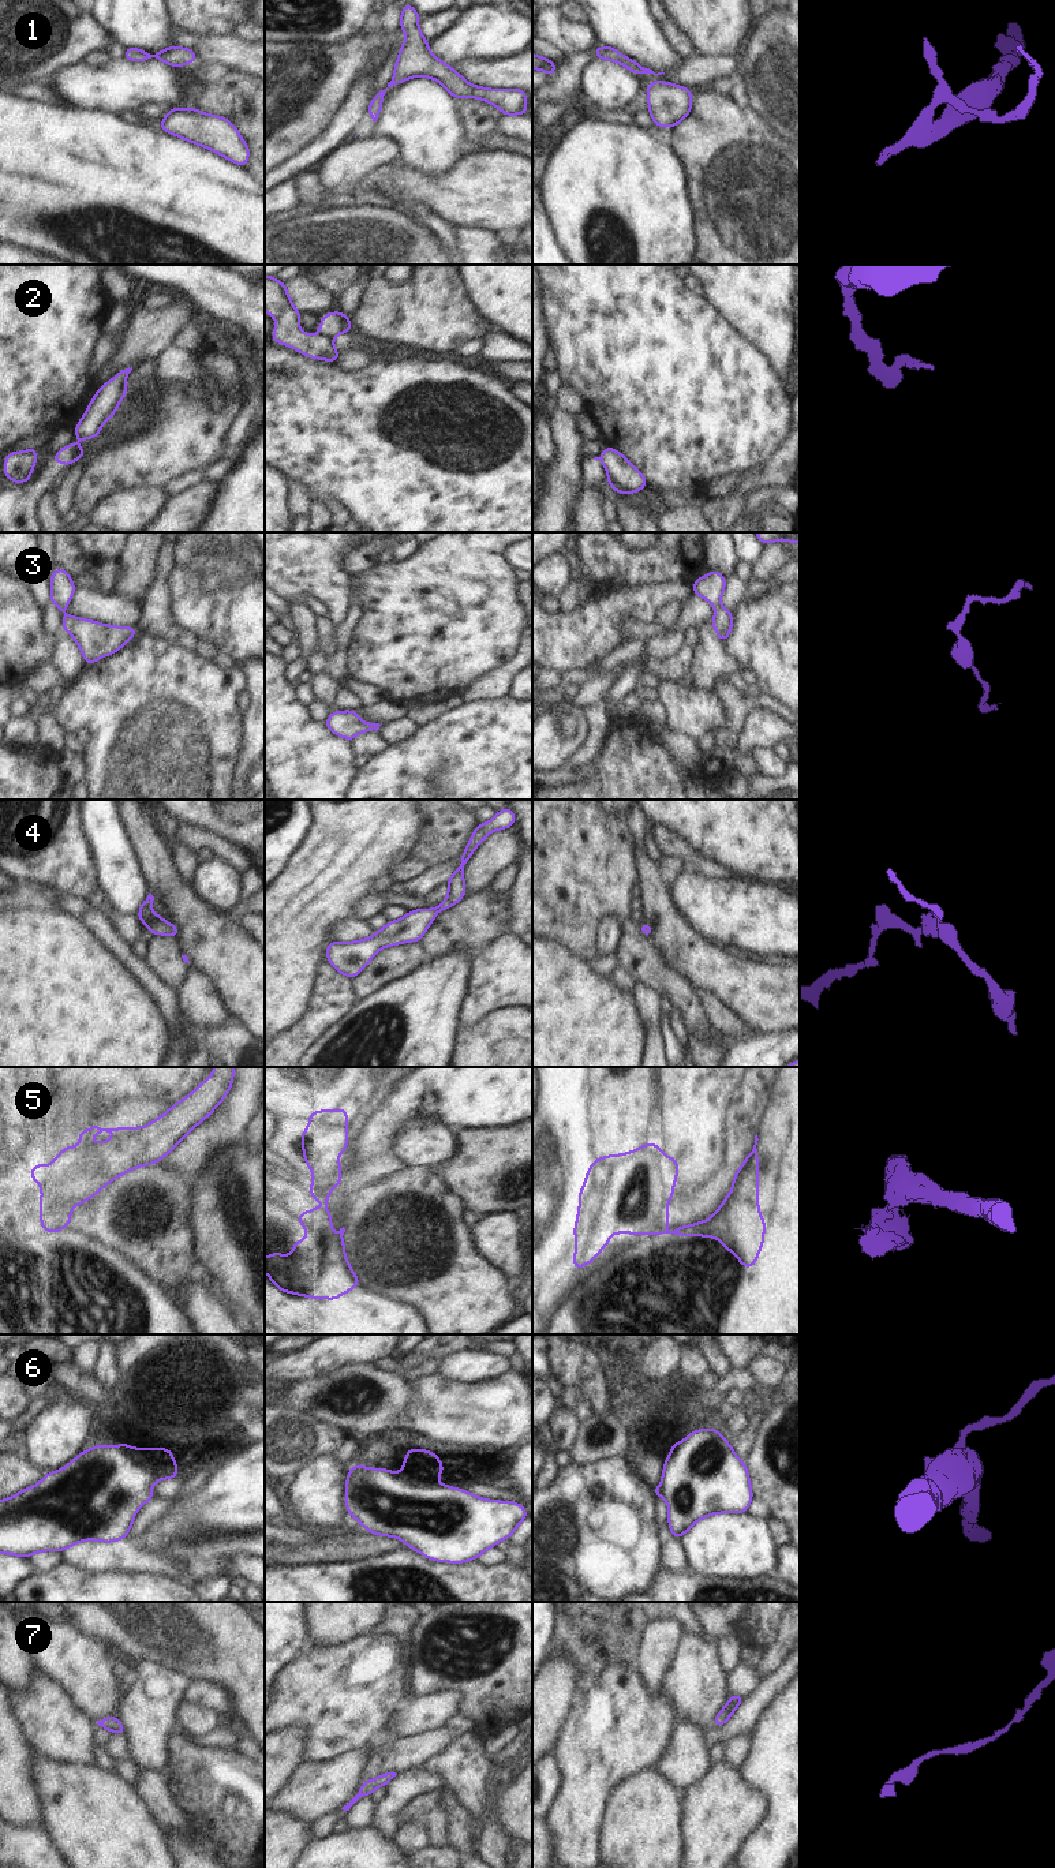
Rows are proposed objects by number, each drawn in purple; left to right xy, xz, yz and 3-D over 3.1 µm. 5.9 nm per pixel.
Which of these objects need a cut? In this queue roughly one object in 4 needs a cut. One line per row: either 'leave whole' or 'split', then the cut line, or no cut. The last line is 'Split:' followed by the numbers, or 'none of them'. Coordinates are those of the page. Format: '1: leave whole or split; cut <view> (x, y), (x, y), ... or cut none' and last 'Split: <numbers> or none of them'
1: leave whole; cut none
2: split; cut xz (320, 330), (332, 337)
3: leave whole; cut none
4: leave whole; cut none
5: split; cut xz (330, 1187), (324, 1200)
6: leave whole; cut none
7: leave whole; cut none
Split: 2, 5

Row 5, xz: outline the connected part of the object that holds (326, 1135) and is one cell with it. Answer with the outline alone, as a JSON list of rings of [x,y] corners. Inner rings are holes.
[[[347,1107],[332,1111],[314,1111],[308,1116],[310,1126],[302,1133],[303,1160],[313,1172],[310,1184],[311,1201],[326,1199],[326,1193],[341,1184],[340,1167],[343,1161],[334,1158],[336,1153],[345,1156],[348,1143]]]

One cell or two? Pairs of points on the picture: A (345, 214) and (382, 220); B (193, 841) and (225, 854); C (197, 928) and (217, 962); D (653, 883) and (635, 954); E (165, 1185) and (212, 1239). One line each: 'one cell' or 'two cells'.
A: one cell
B: one cell
C: one cell
D: two cells
E: two cells

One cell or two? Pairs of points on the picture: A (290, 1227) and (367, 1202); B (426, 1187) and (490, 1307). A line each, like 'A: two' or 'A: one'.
A: two
B: one

